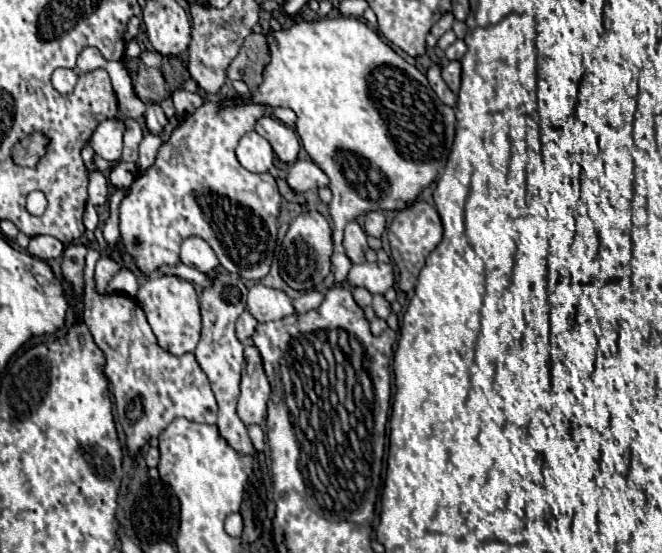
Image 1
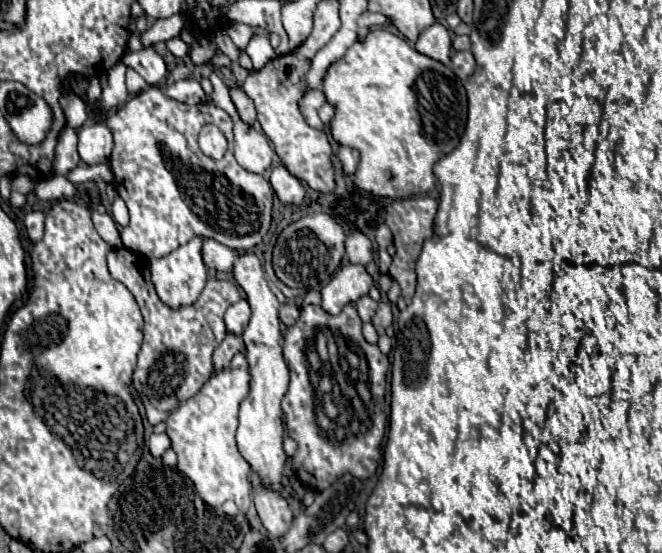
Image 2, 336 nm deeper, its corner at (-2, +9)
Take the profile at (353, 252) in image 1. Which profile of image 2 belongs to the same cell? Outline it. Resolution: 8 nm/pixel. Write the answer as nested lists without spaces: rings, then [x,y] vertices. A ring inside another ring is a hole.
[[[354,232],[352,236],[346,238],[346,258],[350,264],[366,266],[368,262],[374,260],[372,242],[362,232]]]

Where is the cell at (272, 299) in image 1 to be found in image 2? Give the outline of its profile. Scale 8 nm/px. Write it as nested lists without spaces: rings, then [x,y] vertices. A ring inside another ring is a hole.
[[[240,300],[236,304],[232,304],[226,314],[224,314],[224,322],[226,322],[226,330],[234,336],[242,336],[244,328],[248,326],[248,302],[246,300]]]

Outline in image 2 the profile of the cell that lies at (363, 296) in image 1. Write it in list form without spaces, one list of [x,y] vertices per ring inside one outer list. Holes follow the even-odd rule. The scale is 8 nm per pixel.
[[[362,296],[356,302],[356,310],[358,310],[362,322],[370,322],[372,316],[374,316],[374,312],[376,312],[376,308],[378,308],[378,302],[374,302],[370,296]]]

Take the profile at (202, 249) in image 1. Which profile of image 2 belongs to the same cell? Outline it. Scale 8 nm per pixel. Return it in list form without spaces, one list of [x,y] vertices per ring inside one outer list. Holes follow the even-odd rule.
[[[206,240],[204,242],[204,250],[202,250],[202,256],[204,256],[204,262],[210,270],[216,270],[216,272],[226,272],[230,274],[232,268],[234,268],[234,262],[236,262],[236,252],[216,240]]]

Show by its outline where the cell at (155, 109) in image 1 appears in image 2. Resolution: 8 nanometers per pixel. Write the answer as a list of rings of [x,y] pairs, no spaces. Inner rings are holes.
[[[144,46],[138,52],[132,52],[132,54],[124,56],[122,62],[126,66],[134,68],[150,86],[162,84],[164,78],[166,78],[166,74],[168,74],[162,56],[152,46]]]

